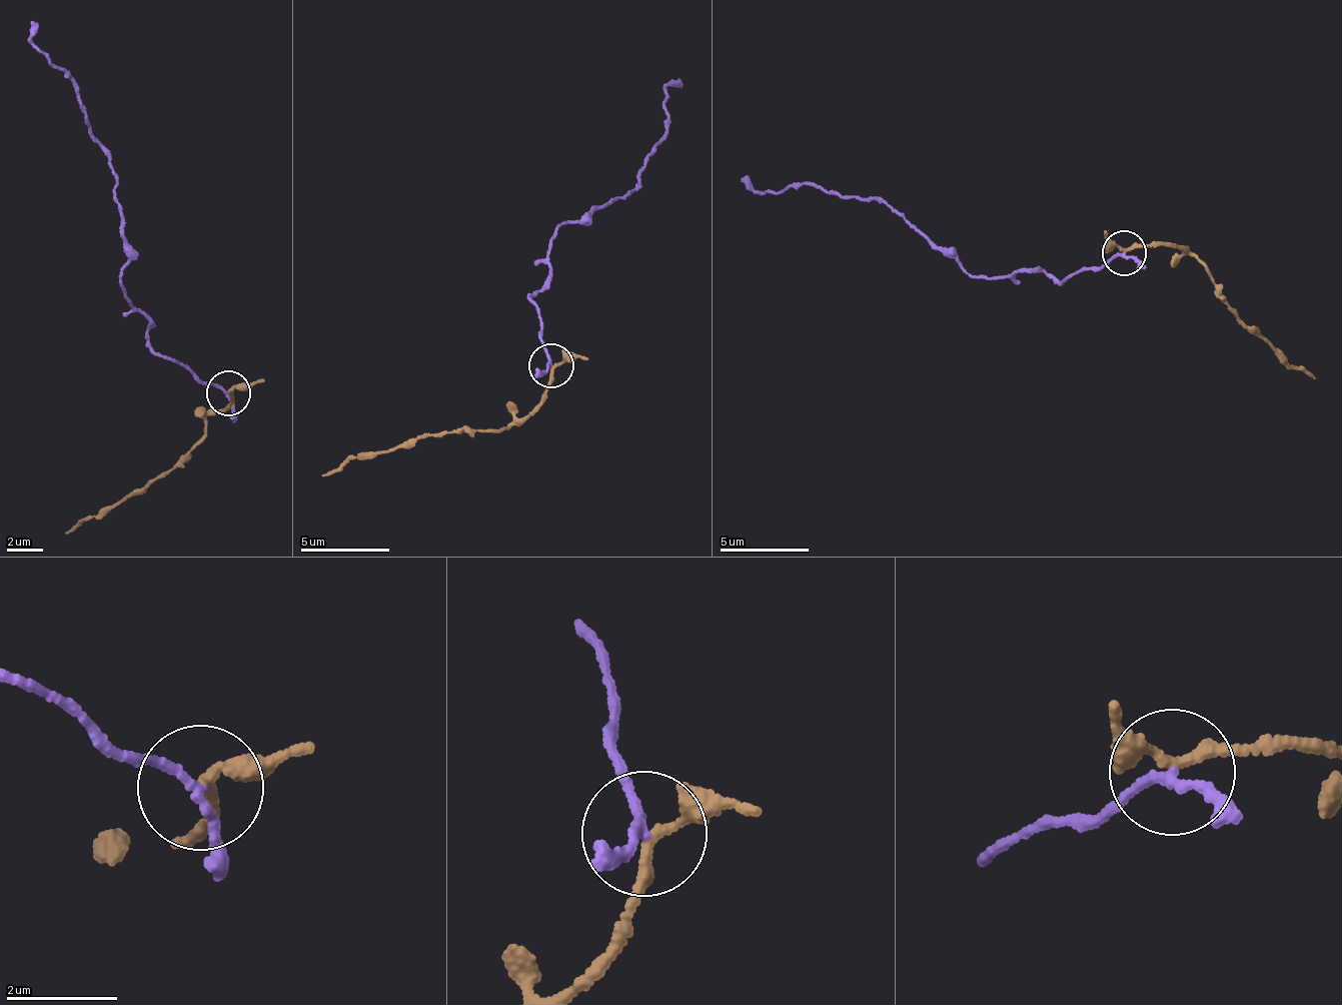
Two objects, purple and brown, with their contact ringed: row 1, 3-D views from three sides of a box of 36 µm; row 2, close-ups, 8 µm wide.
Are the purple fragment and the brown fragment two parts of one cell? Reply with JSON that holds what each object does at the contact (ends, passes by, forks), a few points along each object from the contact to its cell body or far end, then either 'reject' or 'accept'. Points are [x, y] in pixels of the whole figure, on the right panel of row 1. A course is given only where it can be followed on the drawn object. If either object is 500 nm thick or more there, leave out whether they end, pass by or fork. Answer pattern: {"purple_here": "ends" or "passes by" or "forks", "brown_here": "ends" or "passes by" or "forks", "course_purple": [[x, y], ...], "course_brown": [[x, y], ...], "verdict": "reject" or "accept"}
{"purple_here": "passes by", "brown_here": "passes by", "course_purple": [[1124, 254], [1059, 281], [1030, 271], [988, 280], [876, 199], [803, 182], [771, 194], [742, 178]], "course_brown": [[1124, 254], [1135, 247], [1180, 247], [1205, 266], [1229, 306], [1313, 379]], "verdict": "reject"}

